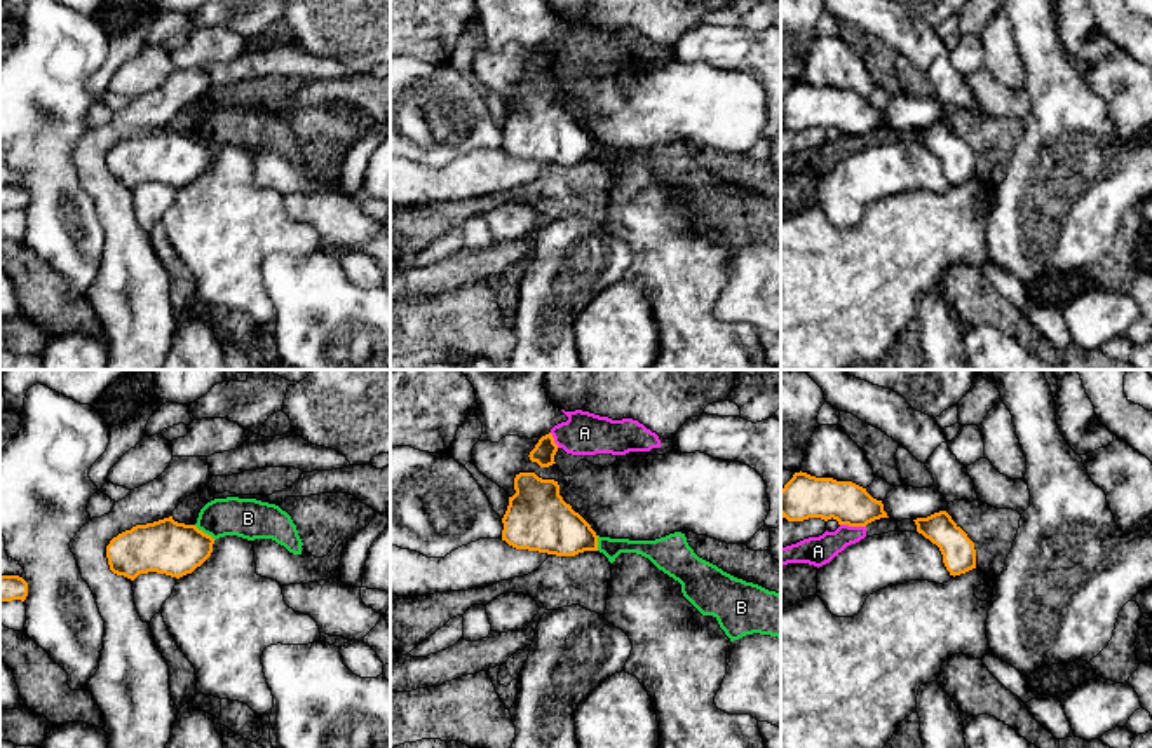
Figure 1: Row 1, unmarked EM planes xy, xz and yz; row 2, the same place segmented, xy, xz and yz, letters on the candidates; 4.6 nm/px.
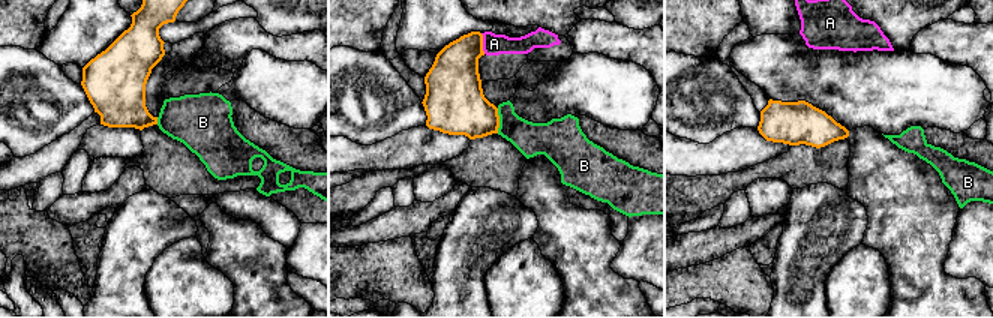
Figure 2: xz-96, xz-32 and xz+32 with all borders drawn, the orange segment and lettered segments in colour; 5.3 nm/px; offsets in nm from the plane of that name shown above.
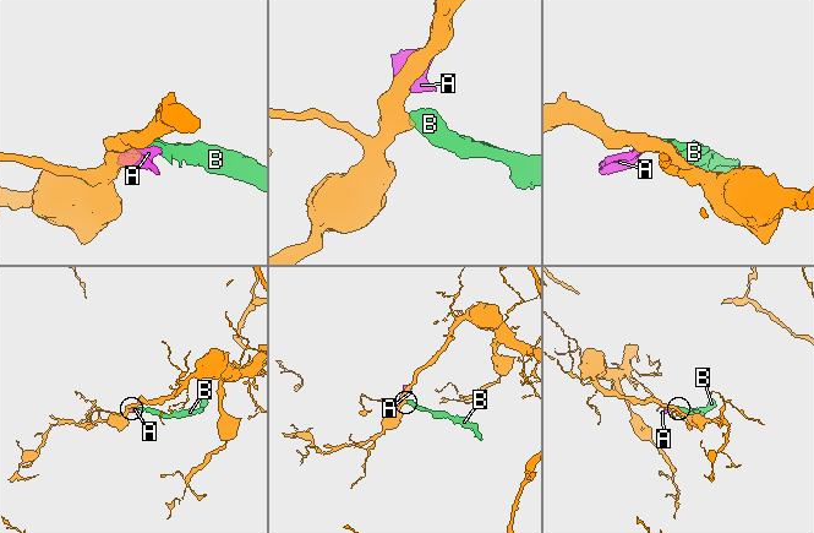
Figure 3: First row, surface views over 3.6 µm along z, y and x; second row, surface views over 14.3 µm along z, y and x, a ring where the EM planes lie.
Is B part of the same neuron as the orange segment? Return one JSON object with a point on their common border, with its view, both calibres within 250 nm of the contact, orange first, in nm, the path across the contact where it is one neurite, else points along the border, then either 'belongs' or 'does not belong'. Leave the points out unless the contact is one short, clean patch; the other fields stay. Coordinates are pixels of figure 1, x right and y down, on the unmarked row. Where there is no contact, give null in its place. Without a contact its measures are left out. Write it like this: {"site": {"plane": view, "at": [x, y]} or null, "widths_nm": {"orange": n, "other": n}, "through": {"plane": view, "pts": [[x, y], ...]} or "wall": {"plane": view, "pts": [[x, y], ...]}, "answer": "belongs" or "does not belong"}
{"site": {"plane": "xy", "at": [203, 142]}, "widths_nm": {"orange": 260, "other": 190}, "wall": {"plane": "xy", "pts": [[194, 135], [215, 149]]}, "answer": "does not belong"}

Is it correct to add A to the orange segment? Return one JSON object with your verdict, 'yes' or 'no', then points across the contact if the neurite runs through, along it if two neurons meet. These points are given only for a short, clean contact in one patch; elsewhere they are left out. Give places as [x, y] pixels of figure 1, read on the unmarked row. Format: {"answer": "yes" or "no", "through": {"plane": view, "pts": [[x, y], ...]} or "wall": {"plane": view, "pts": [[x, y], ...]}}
{"answer": "no", "wall": {"plane": "yz", "pts": [[840, 133], [865, 136]]}}

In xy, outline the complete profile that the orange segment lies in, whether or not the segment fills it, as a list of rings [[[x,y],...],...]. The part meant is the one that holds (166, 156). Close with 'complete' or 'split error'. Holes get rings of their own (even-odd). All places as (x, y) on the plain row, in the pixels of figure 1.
[[[169,126],[113,146],[106,155],[106,167],[113,183],[131,190],[148,181],[180,188],[211,166],[213,153],[214,148],[195,134],[178,133]]]; complete

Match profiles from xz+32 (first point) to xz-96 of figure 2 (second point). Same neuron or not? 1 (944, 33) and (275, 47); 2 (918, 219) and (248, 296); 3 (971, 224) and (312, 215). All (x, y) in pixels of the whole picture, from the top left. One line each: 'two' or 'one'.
1: one
2: one
3: two

